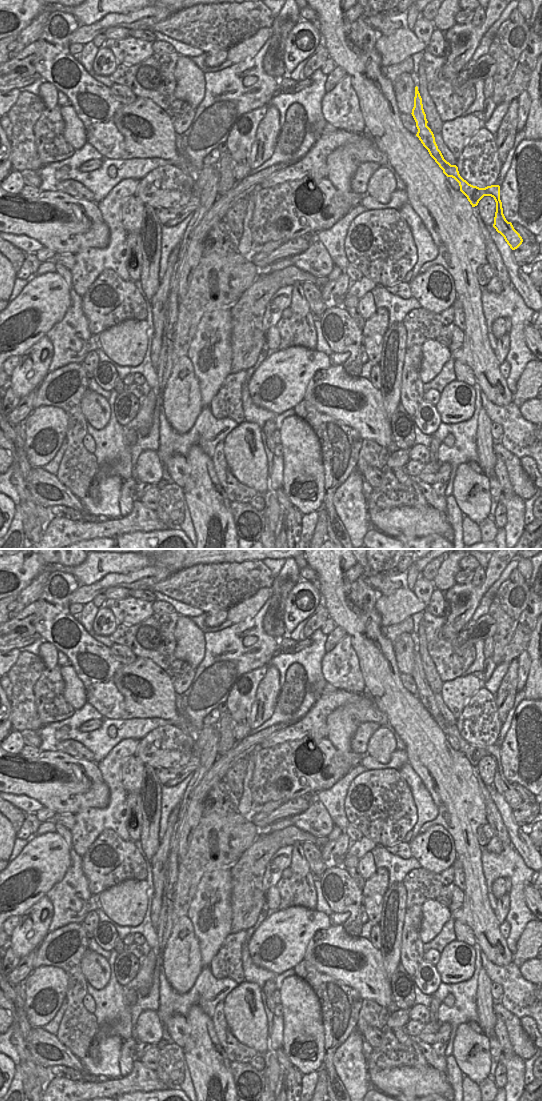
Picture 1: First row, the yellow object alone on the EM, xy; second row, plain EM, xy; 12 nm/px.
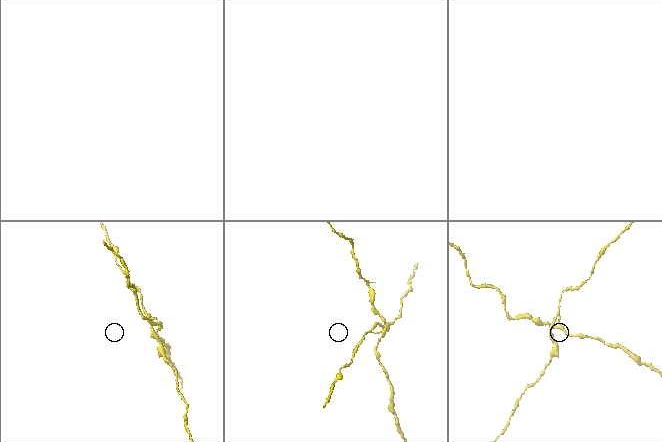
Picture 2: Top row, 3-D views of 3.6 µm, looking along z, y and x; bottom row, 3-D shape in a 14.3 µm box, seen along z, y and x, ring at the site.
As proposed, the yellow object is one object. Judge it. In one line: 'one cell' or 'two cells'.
two cells

